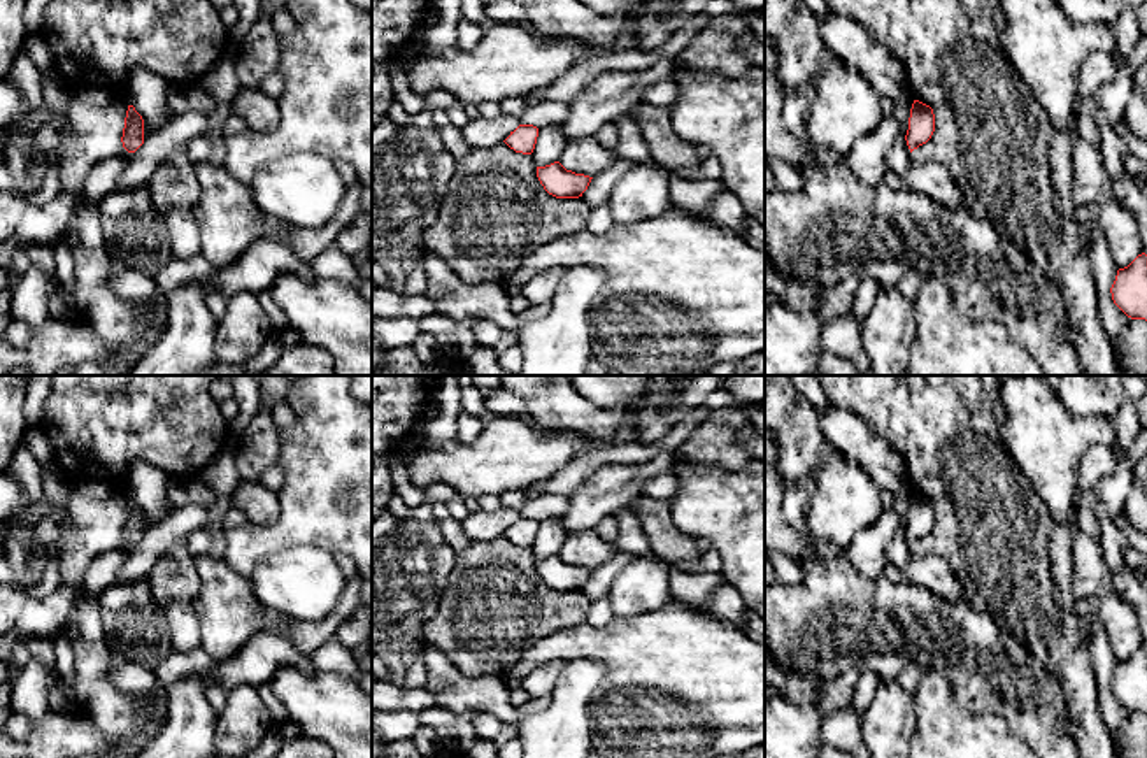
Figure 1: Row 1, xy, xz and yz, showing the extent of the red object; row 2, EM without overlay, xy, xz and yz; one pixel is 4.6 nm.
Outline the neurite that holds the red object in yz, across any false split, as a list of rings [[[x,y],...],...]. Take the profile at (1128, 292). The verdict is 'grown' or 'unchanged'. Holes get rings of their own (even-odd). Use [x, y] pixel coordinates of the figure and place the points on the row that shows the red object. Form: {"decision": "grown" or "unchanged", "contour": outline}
{"decision": "unchanged", "contour": [[[1147,254],[1119,268],[1110,288],[1114,304],[1131,319],[1147,321]]]}

